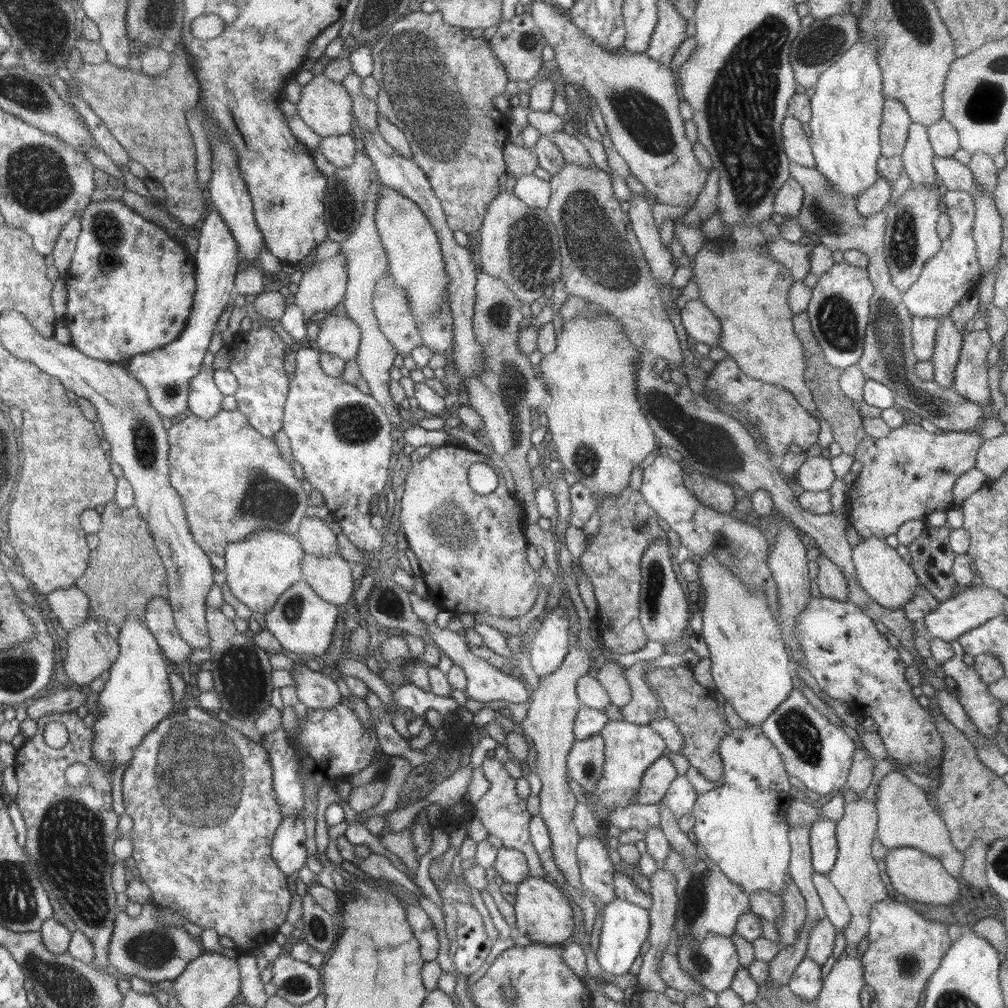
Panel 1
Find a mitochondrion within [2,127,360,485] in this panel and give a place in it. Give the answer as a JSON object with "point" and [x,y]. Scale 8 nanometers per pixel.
{"point":[39,181]}

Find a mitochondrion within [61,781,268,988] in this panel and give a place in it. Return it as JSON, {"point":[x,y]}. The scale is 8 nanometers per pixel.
{"point":[151,949]}

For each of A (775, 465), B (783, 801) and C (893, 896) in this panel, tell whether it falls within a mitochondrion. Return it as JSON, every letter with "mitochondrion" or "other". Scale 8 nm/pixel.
{"A":"other","B":"other","C":"other"}

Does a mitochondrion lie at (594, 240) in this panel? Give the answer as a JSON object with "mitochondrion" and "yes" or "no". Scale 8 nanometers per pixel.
{"mitochondrion":"yes"}

